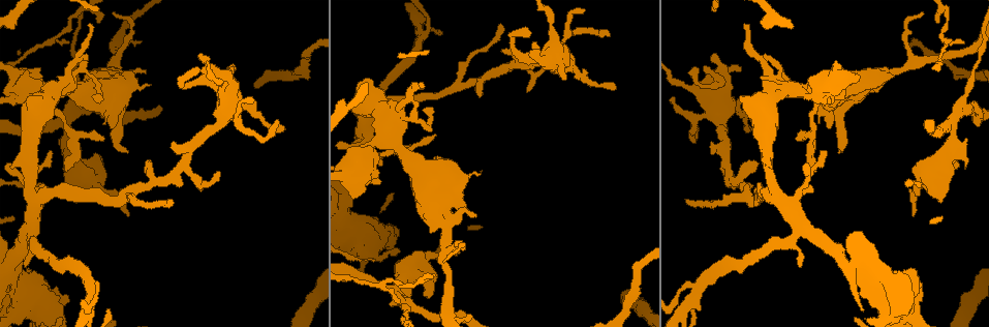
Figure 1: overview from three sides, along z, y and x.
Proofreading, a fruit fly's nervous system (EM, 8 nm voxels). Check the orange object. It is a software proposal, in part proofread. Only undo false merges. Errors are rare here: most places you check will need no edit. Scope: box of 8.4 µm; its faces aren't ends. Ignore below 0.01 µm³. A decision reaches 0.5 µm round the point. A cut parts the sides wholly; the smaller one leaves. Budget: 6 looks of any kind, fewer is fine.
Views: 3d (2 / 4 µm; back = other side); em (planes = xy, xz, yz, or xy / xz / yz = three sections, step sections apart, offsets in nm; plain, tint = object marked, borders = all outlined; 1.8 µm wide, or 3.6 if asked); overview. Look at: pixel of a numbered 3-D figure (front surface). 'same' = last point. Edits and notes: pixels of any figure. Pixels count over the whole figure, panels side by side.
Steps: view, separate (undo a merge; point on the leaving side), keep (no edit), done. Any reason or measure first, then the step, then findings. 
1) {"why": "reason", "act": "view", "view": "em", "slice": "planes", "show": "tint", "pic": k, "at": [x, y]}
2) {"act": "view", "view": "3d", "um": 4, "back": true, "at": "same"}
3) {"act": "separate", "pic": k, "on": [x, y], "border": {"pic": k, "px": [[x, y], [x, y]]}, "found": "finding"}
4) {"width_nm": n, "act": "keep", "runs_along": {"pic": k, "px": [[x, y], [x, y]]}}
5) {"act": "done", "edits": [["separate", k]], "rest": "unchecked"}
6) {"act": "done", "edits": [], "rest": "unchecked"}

{"why": "calibre changes", "act": "view", "view": "3d", "um": 4, "back": true, "pic": 1, "at": [892, 310]}

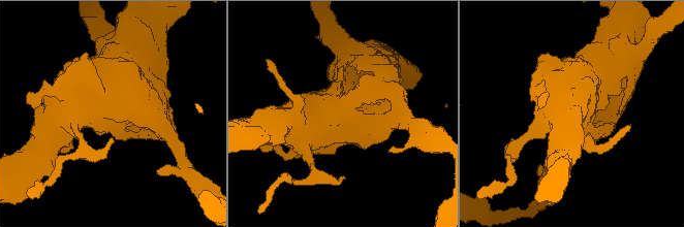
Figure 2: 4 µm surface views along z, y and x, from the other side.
{"act": "view", "view": "em", "um": 3.6, "slice": "planes", "show": "plain", "pic": 2, "at": [101, 112]}

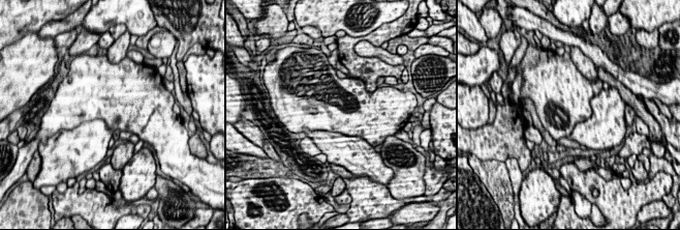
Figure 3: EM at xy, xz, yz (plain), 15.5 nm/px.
{"act": "view", "view": "em", "um": 3.6, "slice": "planes", "show": "tint", "at": "same"}

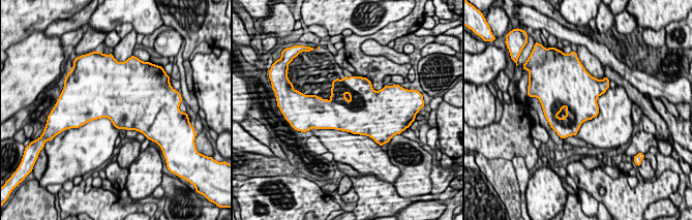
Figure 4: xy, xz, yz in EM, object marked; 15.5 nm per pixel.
{"act": "keep", "found": "one cell here"}

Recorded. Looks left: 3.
{"act": "view", "view": "em", "slice": "planes", "show": "plain", "pic": 1, "at": [793, 89]}

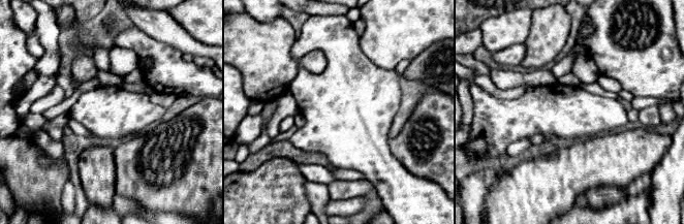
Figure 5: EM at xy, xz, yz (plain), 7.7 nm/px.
{"why": "see the neighbours", "act": "view", "view": "em", "slice": "planes", "show": "borders", "at": "same"}

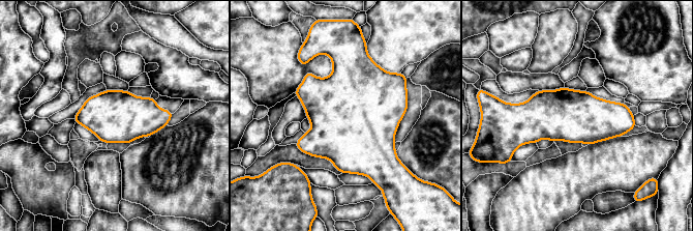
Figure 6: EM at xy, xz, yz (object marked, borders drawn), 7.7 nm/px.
{"act": "keep", "found": "all the same cell"}

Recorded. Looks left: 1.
{"act": "done", "edits": [], "rest": "unchecked"}

